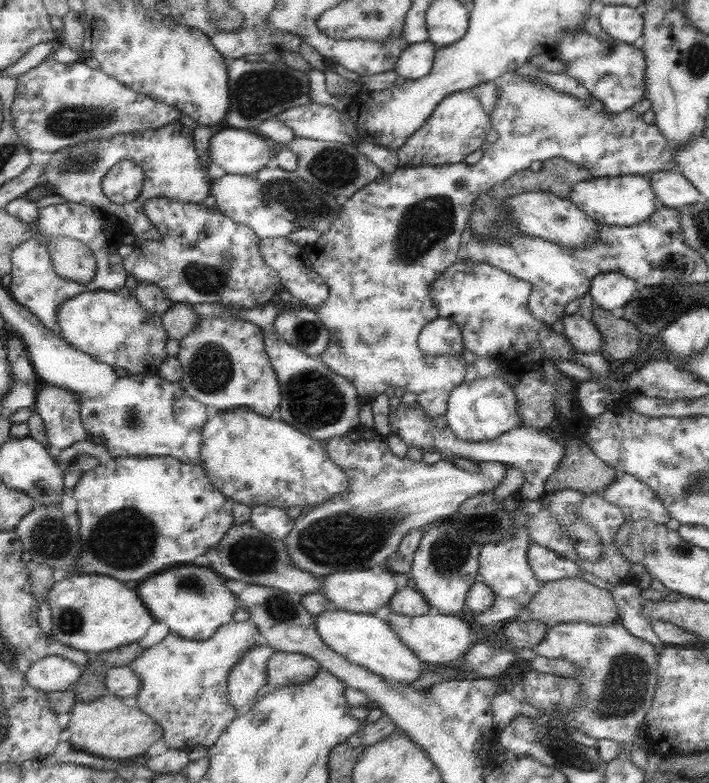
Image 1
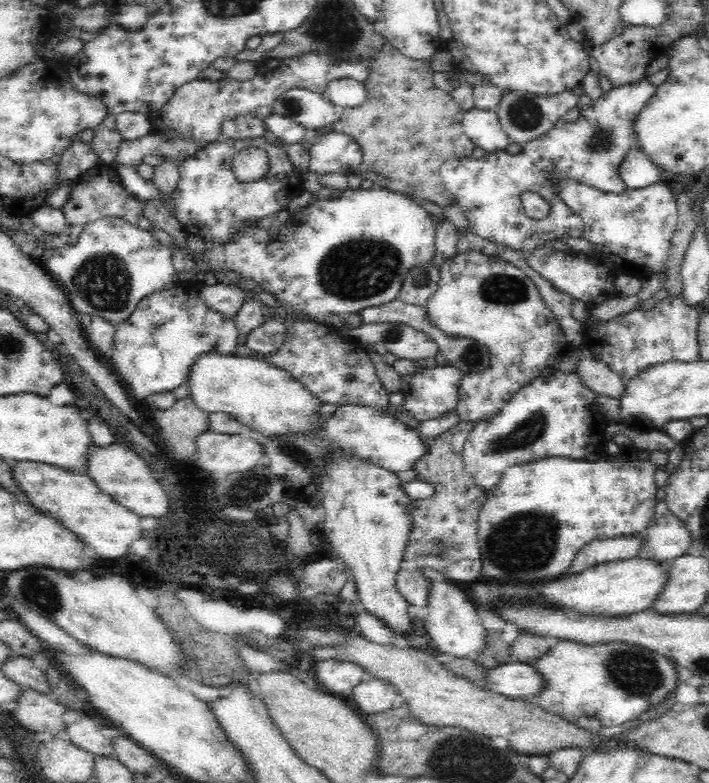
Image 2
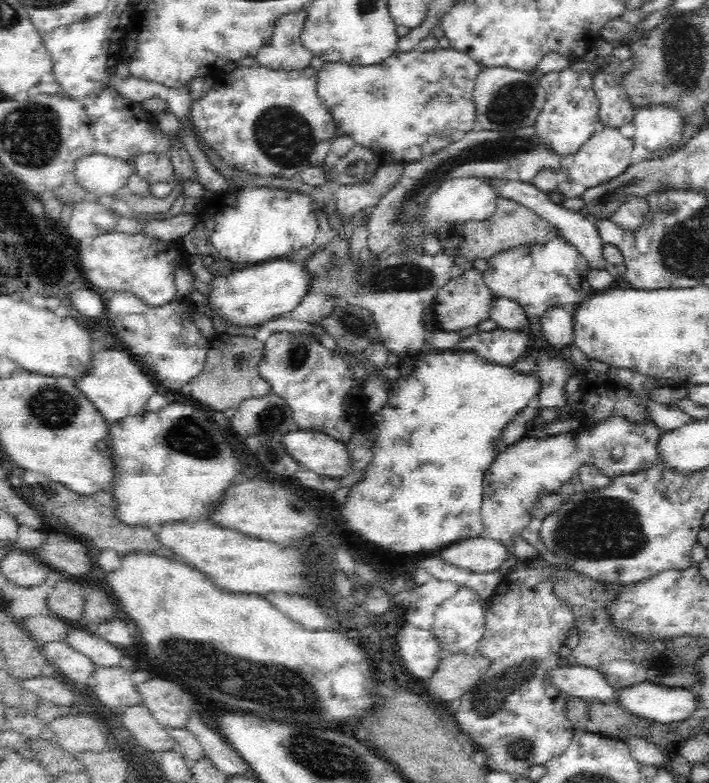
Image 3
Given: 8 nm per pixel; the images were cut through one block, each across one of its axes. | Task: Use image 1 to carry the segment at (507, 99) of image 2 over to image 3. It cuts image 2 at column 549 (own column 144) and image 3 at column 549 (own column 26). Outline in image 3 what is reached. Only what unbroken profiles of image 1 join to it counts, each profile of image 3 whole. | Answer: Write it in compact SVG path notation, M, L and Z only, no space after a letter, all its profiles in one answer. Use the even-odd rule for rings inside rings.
M564 68L560 72L538 74L538 78L546 90L546 102L534 124L536 134L544 146L552 148L560 158L568 160L592 138L594 128L600 122L598 118L600 102L592 88L592 74L584 70Z

